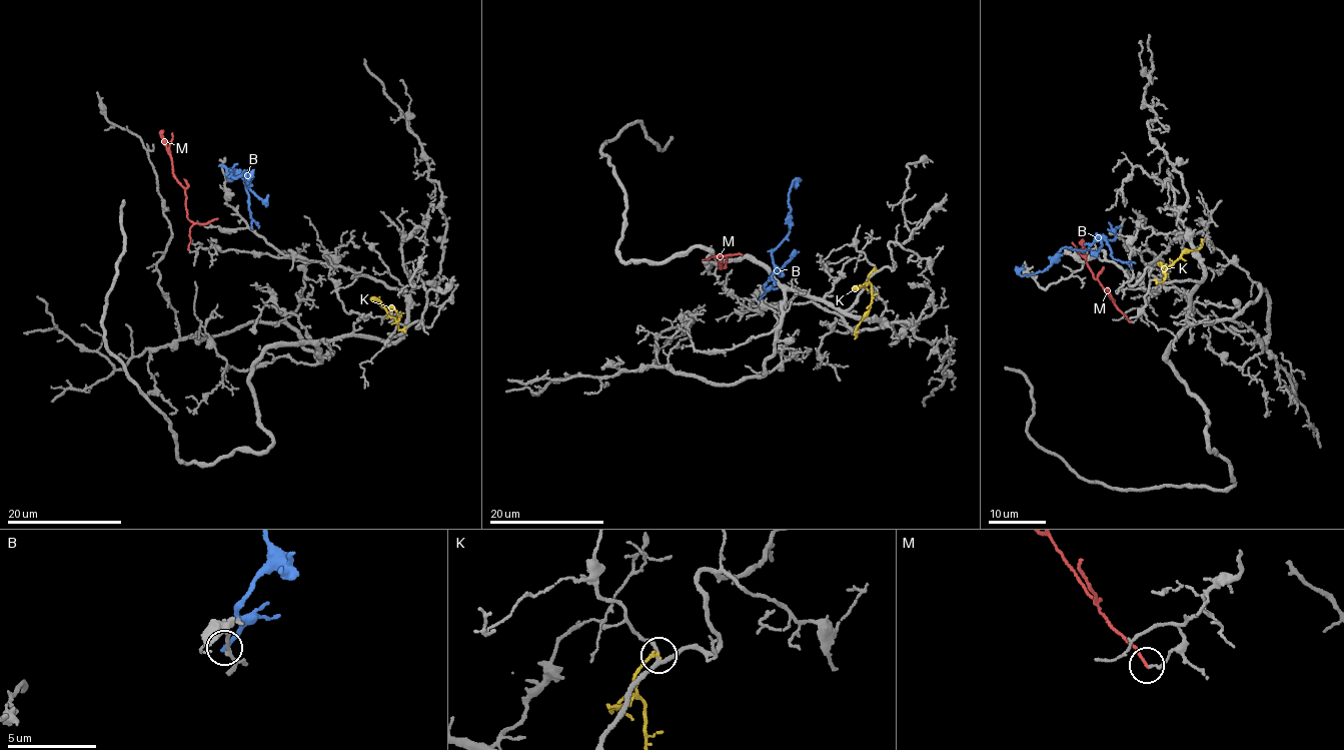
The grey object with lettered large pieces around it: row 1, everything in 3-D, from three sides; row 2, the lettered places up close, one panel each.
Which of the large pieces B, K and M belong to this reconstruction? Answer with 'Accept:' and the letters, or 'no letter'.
Accept: no letter

